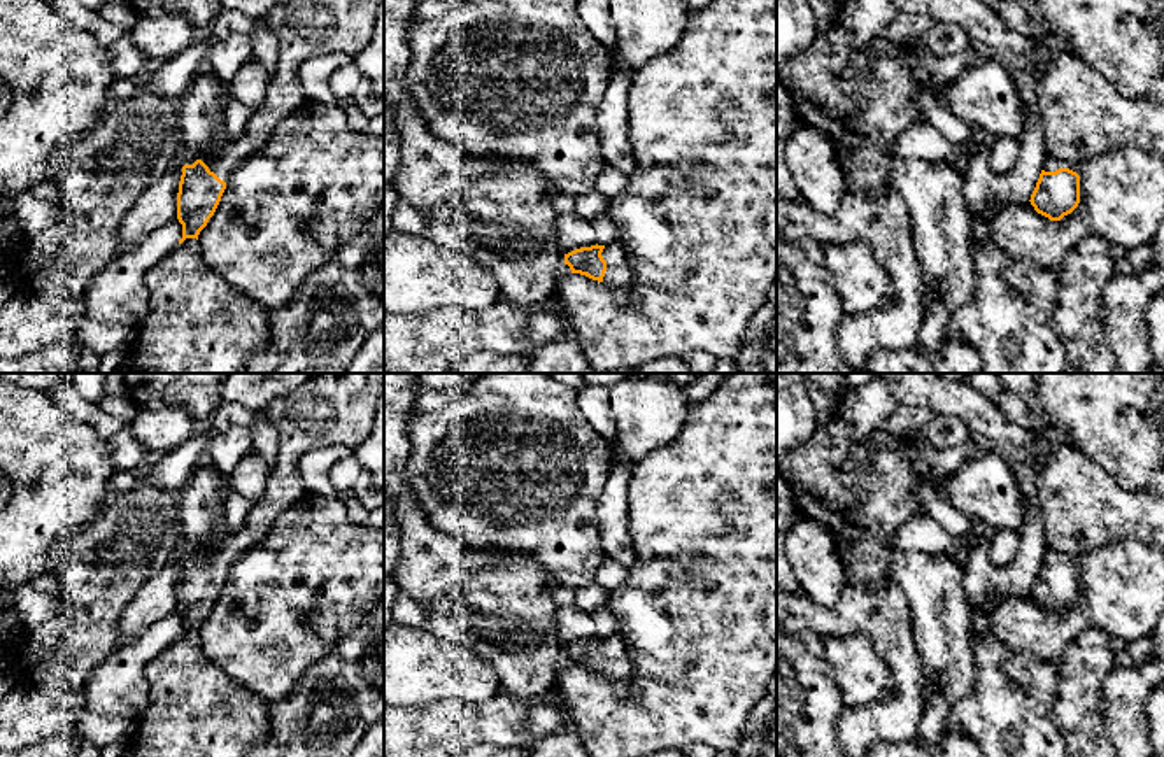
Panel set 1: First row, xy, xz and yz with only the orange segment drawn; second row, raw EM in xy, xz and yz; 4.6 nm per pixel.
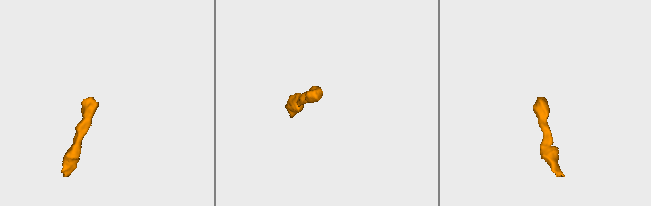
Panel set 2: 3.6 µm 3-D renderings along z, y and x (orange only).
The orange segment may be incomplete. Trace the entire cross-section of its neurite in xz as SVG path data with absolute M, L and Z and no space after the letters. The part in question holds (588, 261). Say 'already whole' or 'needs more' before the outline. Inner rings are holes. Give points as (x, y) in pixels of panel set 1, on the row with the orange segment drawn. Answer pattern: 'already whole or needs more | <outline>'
needs more | M617 238L608 245L580 247L564 254L571 273L586 275L608 287L628 289L633 284L633 268L624 244Z

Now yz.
needs more | M1048 156L1029 200L1034 210L1050 221L1071 214L1080 203L1078 172L1078 165Z

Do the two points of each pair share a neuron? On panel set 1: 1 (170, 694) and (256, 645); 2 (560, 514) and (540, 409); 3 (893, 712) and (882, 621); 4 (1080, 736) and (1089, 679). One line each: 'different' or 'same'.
1: different
2: same
3: same
4: same

